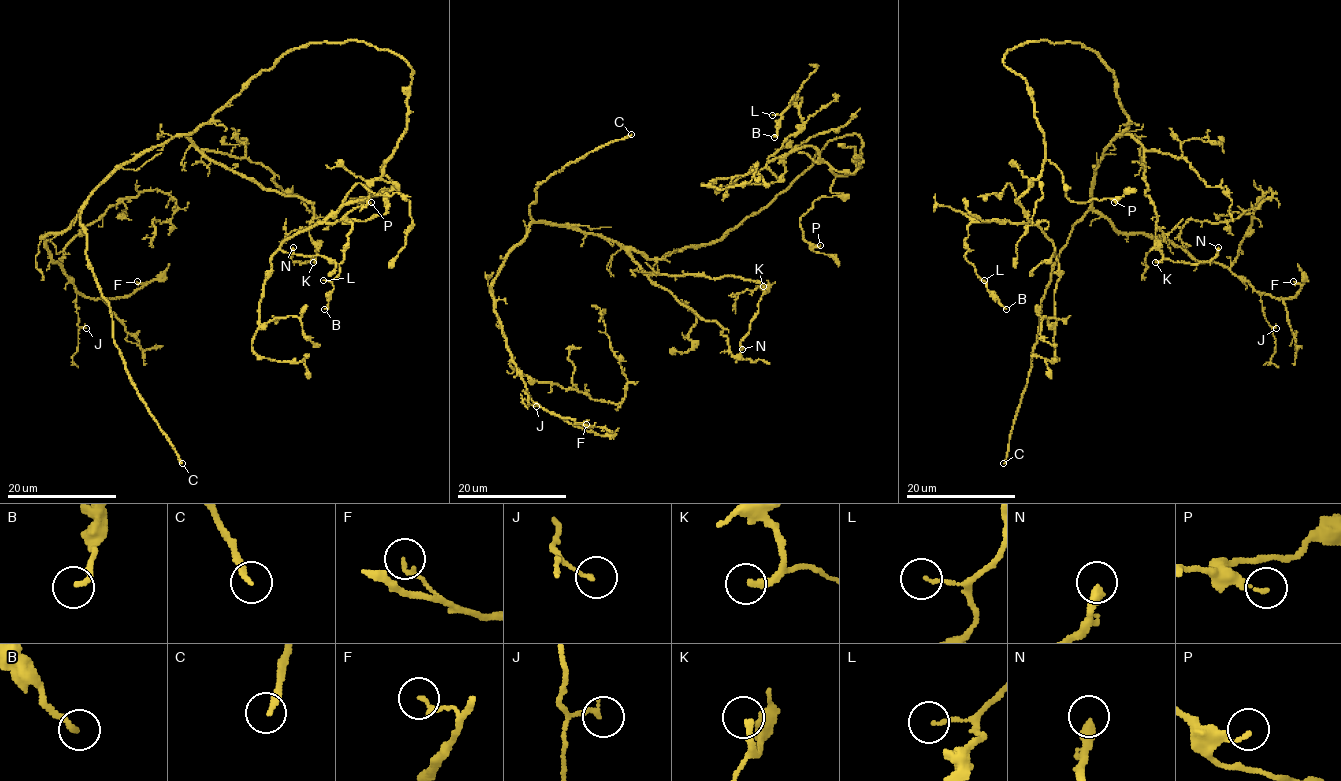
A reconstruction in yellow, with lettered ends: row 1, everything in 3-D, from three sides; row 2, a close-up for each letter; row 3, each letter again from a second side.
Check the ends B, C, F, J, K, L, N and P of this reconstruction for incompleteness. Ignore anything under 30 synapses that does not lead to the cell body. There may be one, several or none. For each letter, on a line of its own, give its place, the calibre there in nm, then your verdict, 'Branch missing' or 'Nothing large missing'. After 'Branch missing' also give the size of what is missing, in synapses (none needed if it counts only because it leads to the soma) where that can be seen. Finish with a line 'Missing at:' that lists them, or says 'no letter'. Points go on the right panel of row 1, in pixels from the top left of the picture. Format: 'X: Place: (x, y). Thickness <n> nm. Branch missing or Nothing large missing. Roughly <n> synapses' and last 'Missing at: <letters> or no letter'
B: Place: (1006, 309). Thickness 180 nm. Nothing large missing
C: Place: (1003, 463). Thickness 200 nm. Branch missing
F: Place: (1293, 281). Thickness 140 nm. Nothing large missing
J: Place: (1276, 328). Thickness 160 nm. Nothing large missing
K: Place: (1155, 262). Thickness 240 nm. Branch missing. Roughly 30 synapses
L: Place: (984, 280). Thickness 110 nm. Nothing large missing
N: Place: (1218, 247). Thickness 360 nm. Nothing large missing
P: Place: (1114, 202). Thickness 130 nm. Nothing large missing
Missing at: C, K

